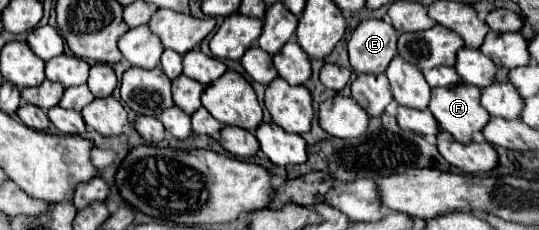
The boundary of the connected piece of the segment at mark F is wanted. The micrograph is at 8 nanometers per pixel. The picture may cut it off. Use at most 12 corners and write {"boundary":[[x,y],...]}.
{"boundary":[[459,83],[431,91],[429,111],[459,143],[489,113],[481,89]]}

